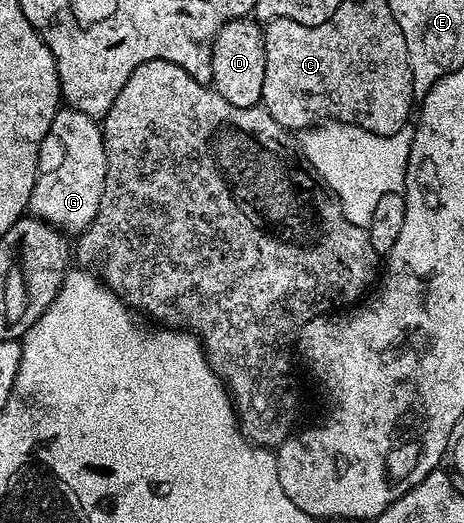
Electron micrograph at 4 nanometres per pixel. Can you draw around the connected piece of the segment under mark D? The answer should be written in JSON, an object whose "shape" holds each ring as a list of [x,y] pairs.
{"shape":[[[253,17],[232,18],[218,29],[210,52],[212,89],[236,108],[252,108],[262,100],[264,88],[263,27]]]}

